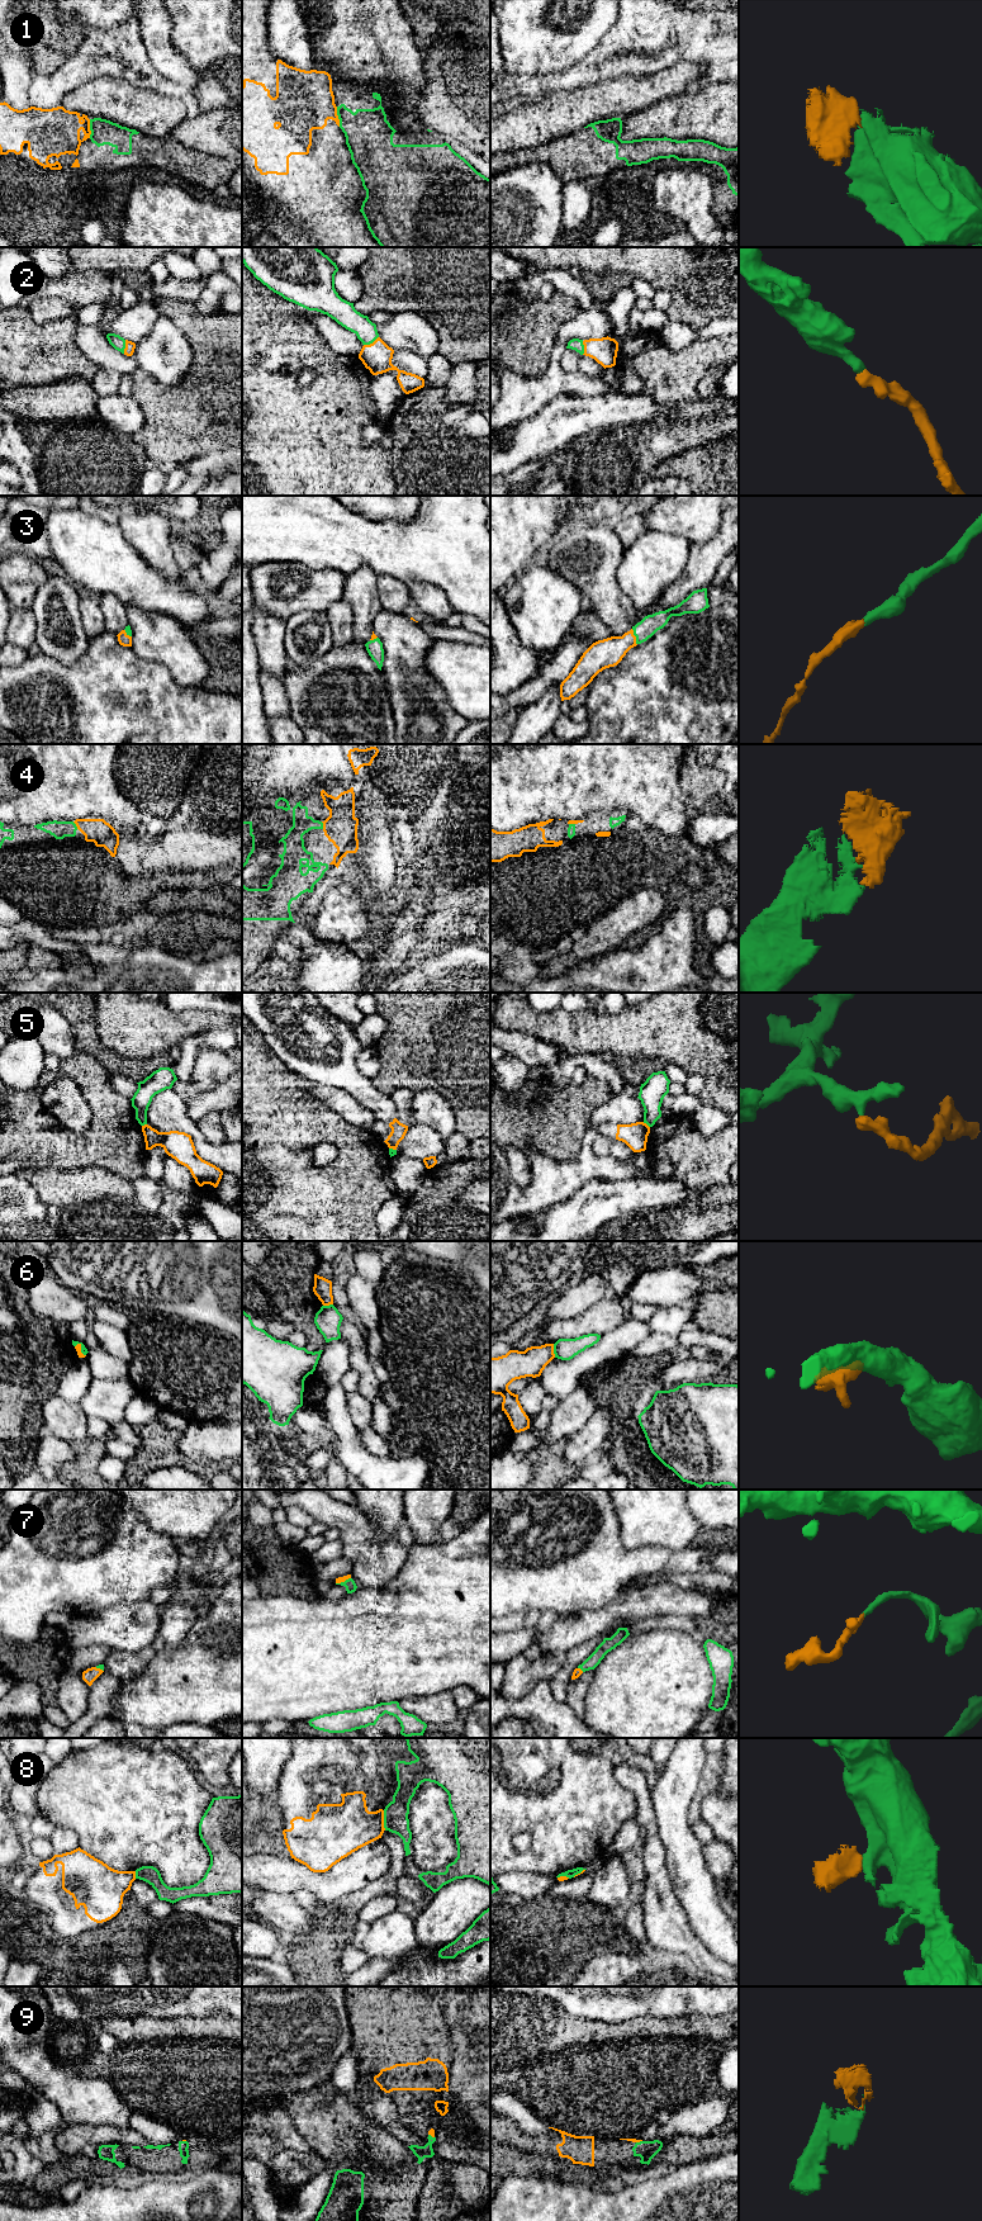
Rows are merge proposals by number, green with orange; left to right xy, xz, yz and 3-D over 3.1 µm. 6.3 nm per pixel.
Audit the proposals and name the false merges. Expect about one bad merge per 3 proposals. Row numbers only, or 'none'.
1, 5, 6, 8

